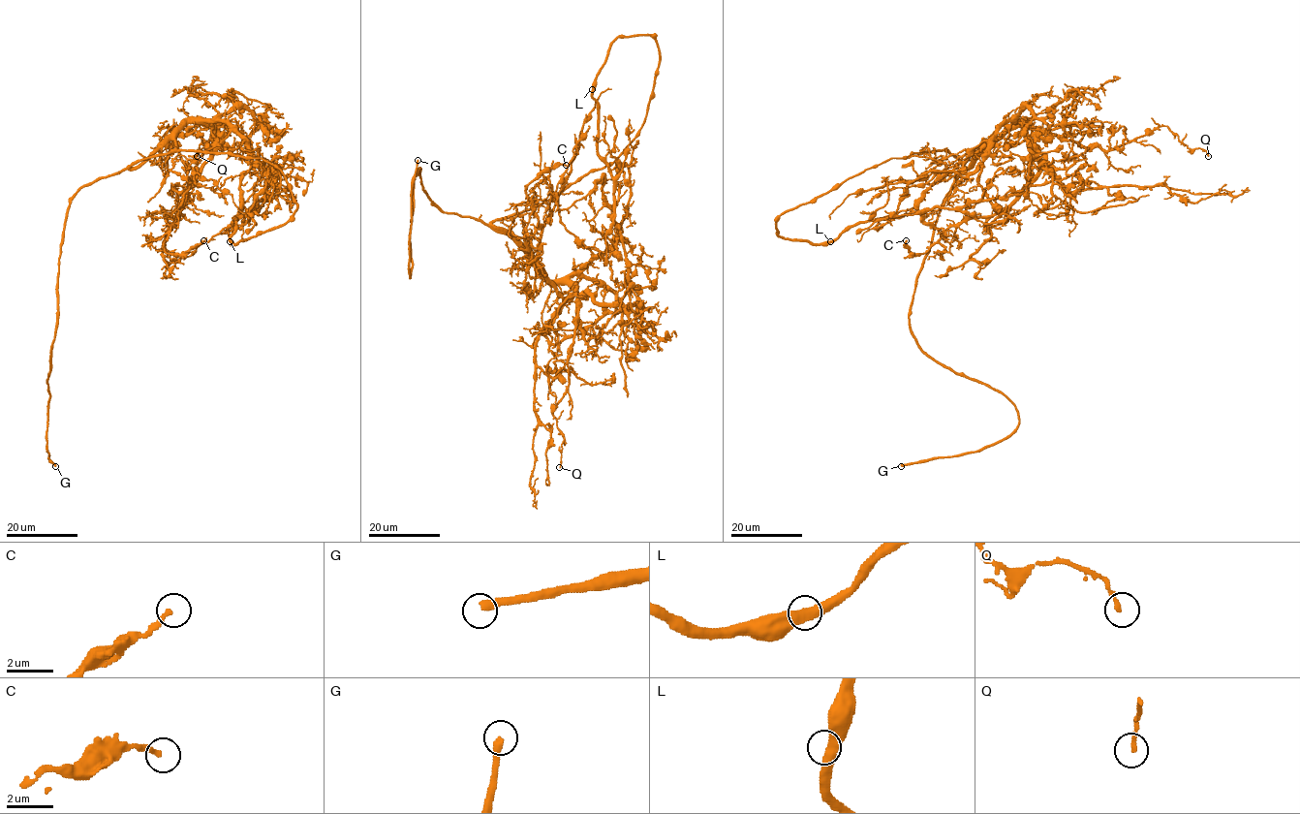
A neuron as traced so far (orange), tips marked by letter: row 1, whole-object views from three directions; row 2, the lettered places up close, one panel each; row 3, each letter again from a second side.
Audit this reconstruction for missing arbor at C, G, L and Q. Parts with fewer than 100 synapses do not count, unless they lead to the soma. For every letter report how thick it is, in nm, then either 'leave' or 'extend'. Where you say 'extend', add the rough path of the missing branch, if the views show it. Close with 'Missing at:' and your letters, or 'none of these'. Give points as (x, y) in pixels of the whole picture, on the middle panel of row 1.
C: 220 nm | leave
G: 320 nm | extend
L: 440 nm | leave
Q: 160 nm | leave
Missing at: G

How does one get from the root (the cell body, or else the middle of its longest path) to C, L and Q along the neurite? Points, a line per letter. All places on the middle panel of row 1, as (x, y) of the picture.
C: (452, 212), (500, 227), (550, 280), (574, 287), (568, 297), (530, 249), (538, 219), (525, 192), (566, 165)
L: (452, 212), (500, 227), (550, 280), (601, 255), (626, 213), (630, 171), (598, 153), (592, 89)
Q: (452, 212), (500, 227), (550, 280), (564, 280), (575, 291), (569, 386), (552, 411), (564, 436), (559, 467)

